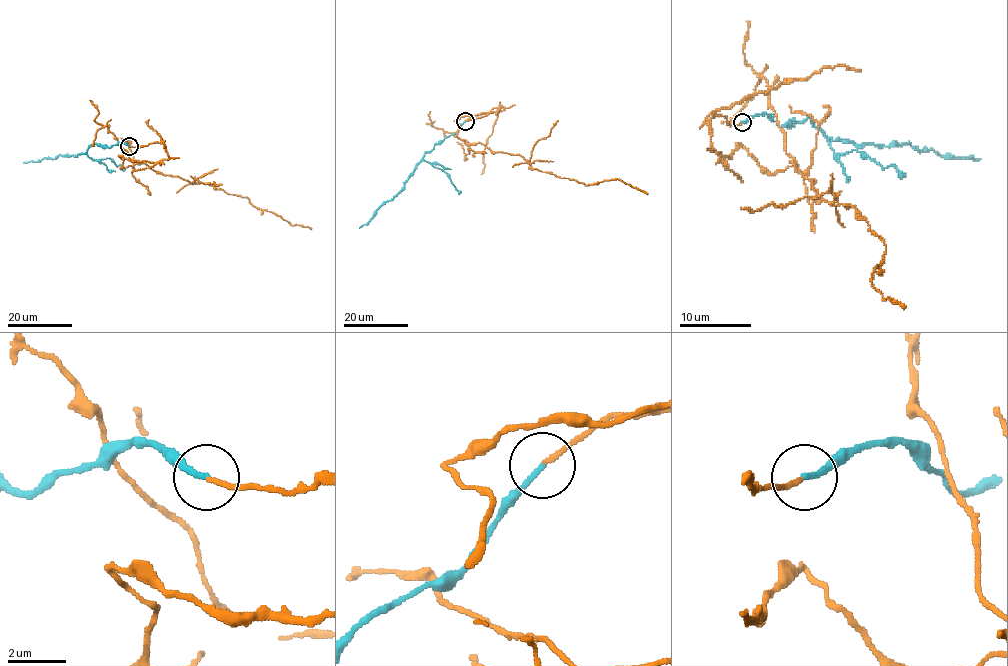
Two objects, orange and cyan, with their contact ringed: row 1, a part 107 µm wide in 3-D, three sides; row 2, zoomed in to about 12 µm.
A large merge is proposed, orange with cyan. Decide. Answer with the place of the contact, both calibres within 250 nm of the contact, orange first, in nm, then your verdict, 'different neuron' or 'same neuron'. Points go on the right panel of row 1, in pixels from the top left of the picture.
(742, 122) | 150/200 nm | different neuron

